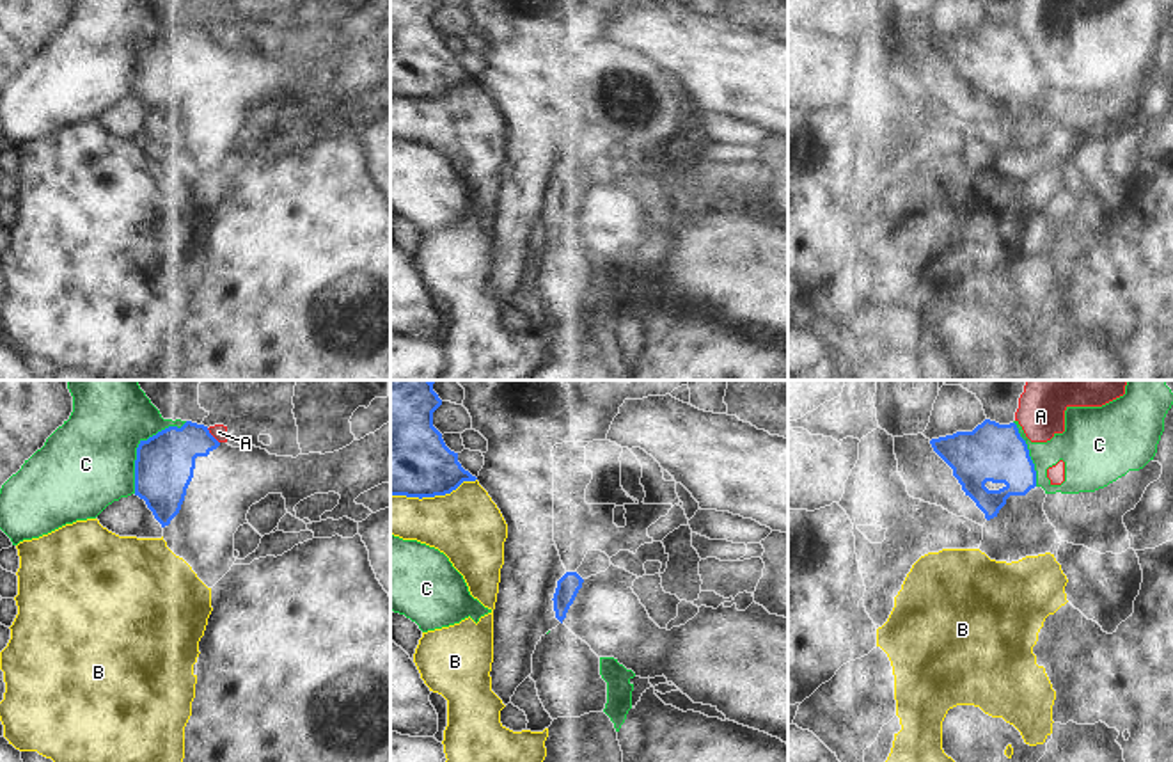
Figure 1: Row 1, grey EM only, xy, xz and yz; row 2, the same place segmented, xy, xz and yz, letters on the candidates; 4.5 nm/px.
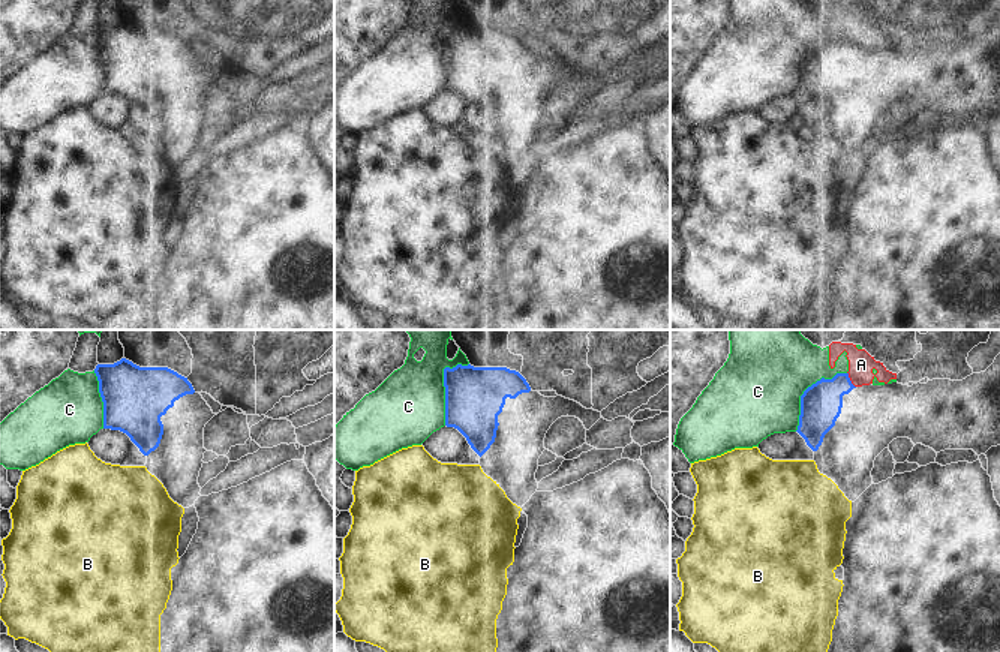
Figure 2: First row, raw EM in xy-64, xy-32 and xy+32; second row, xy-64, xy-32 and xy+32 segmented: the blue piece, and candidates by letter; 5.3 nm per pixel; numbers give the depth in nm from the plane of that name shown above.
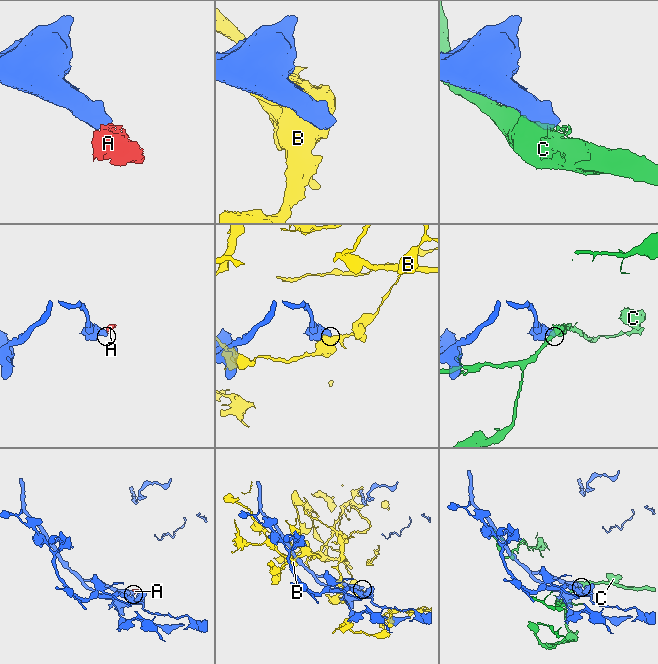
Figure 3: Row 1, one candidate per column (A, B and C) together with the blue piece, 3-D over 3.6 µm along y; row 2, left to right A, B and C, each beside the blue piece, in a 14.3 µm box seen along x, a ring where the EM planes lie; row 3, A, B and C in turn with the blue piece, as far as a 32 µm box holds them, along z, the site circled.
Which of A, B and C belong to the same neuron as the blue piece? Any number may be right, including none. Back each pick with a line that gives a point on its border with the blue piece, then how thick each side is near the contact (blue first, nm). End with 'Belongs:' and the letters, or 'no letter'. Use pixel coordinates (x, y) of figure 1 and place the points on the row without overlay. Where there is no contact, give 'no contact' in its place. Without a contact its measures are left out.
Belongs: no letter

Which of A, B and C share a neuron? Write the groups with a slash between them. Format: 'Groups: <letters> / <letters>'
Groups: A C / B.

